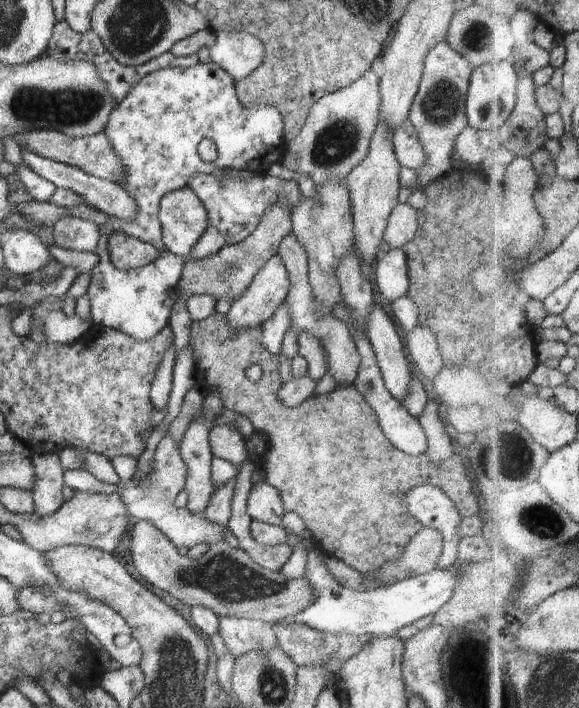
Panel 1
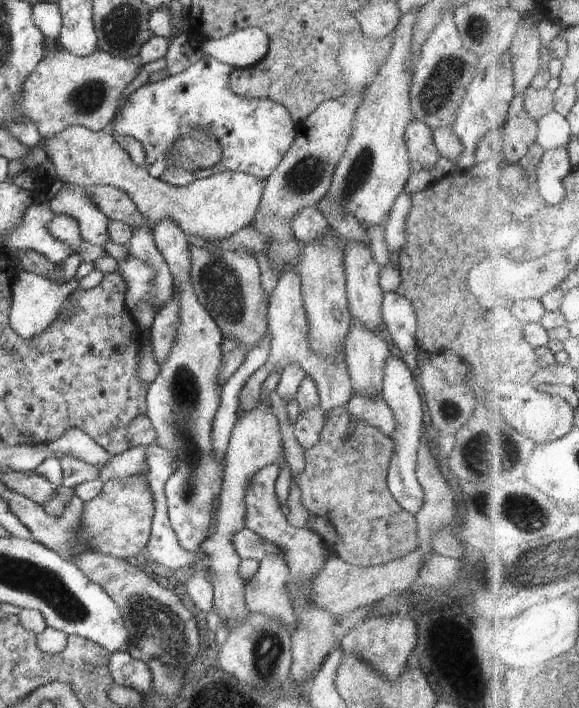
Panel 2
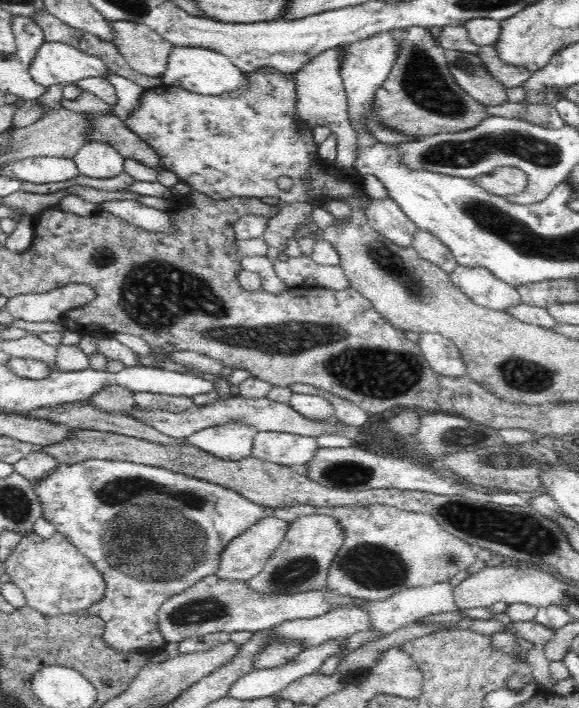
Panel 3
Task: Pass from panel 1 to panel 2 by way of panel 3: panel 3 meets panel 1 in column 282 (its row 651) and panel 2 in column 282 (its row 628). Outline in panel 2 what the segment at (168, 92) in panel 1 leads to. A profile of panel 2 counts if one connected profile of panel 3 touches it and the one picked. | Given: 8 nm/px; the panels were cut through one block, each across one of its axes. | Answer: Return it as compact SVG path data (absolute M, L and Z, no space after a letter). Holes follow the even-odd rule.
M204 55L190 68L175 75L168 75L157 82L146 83L132 92L120 106L107 131L110 134L130 136L130 138L138 140L144 148L145 162L143 166L150 176L175 187L183 187L196 179L203 179L224 171L248 173L257 179L266 180L290 150L299 126L292 120L288 109L276 101L266 98L250 100L235 95L229 84L230 72L232 72L232 68L228 65L219 63L211 56ZM193 130L209 131L221 148L222 158L218 164L188 172L182 165L173 164L168 152L181 137L187 137Z

